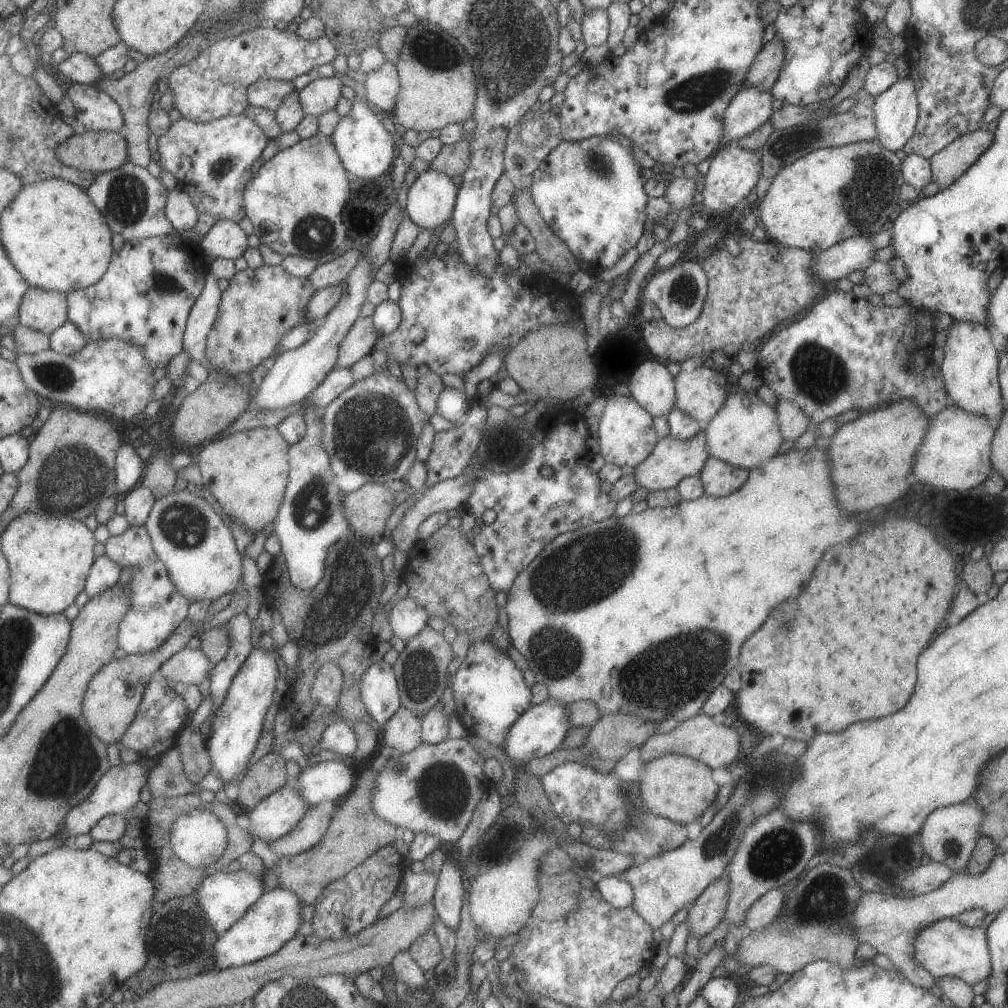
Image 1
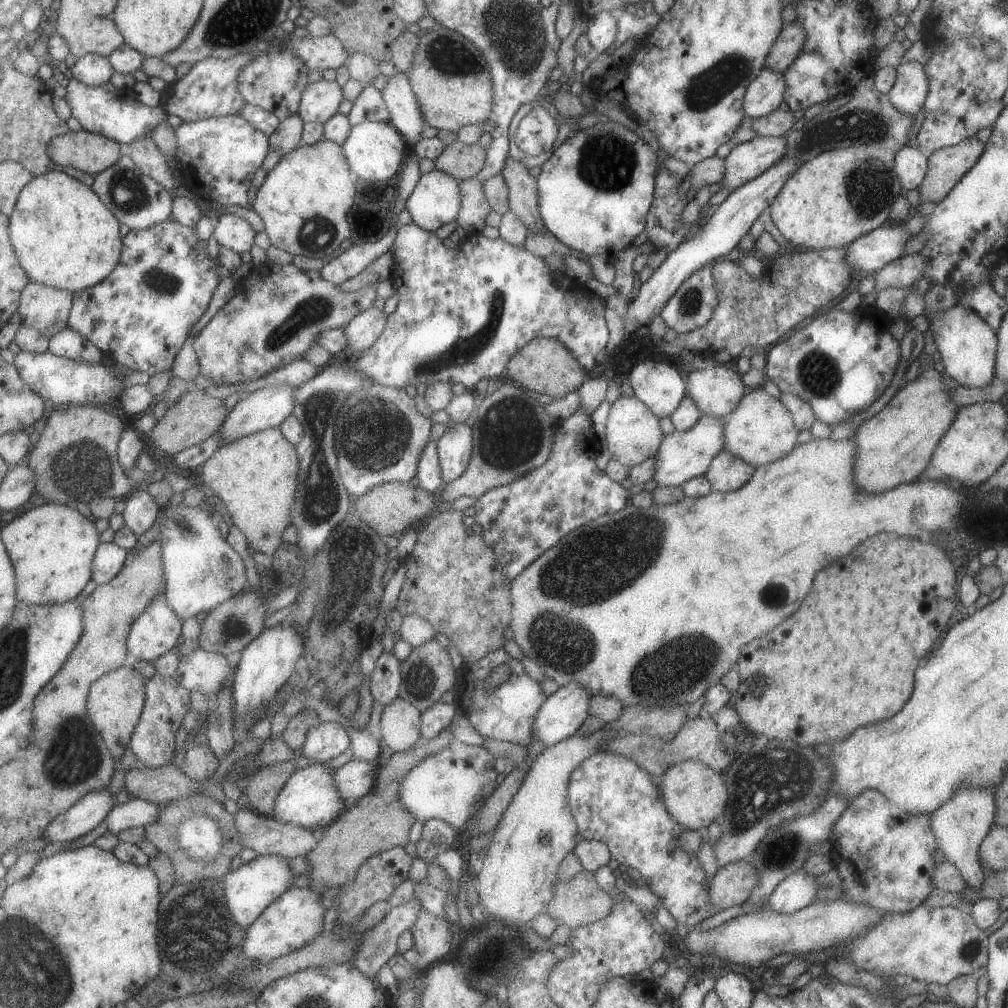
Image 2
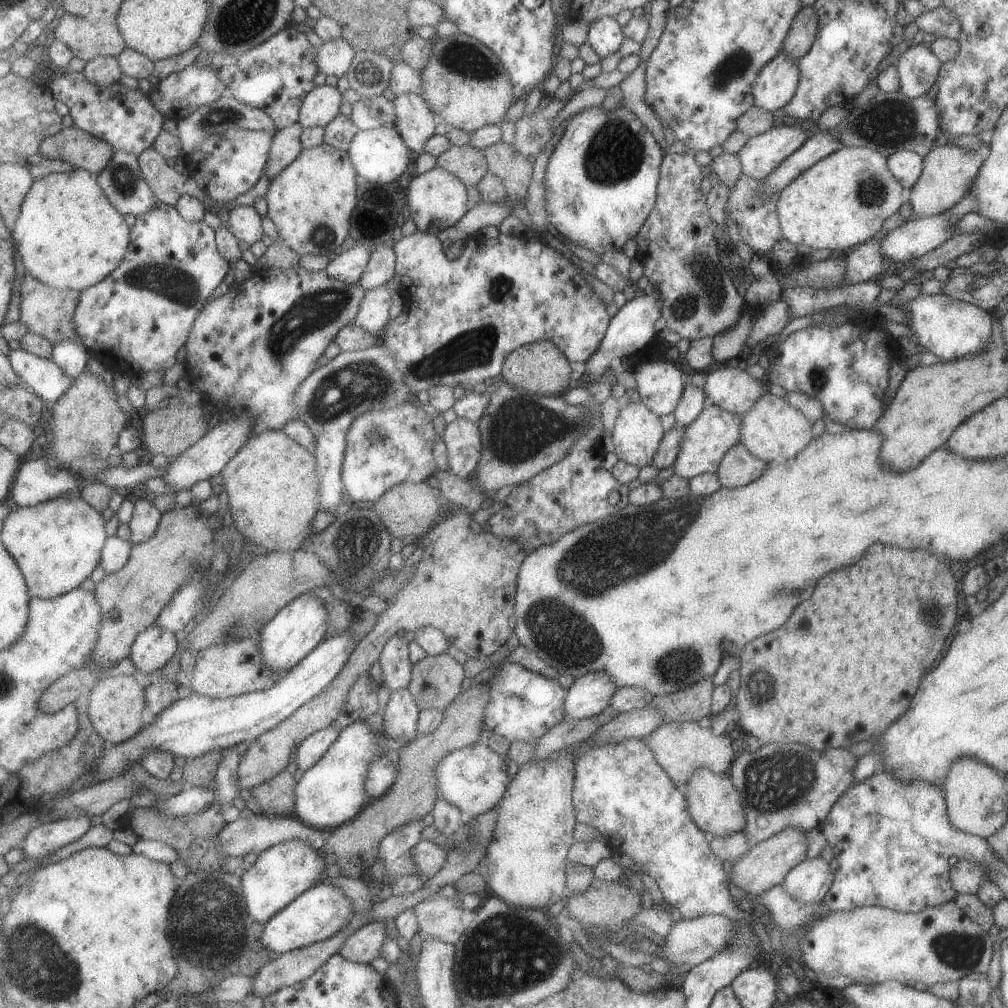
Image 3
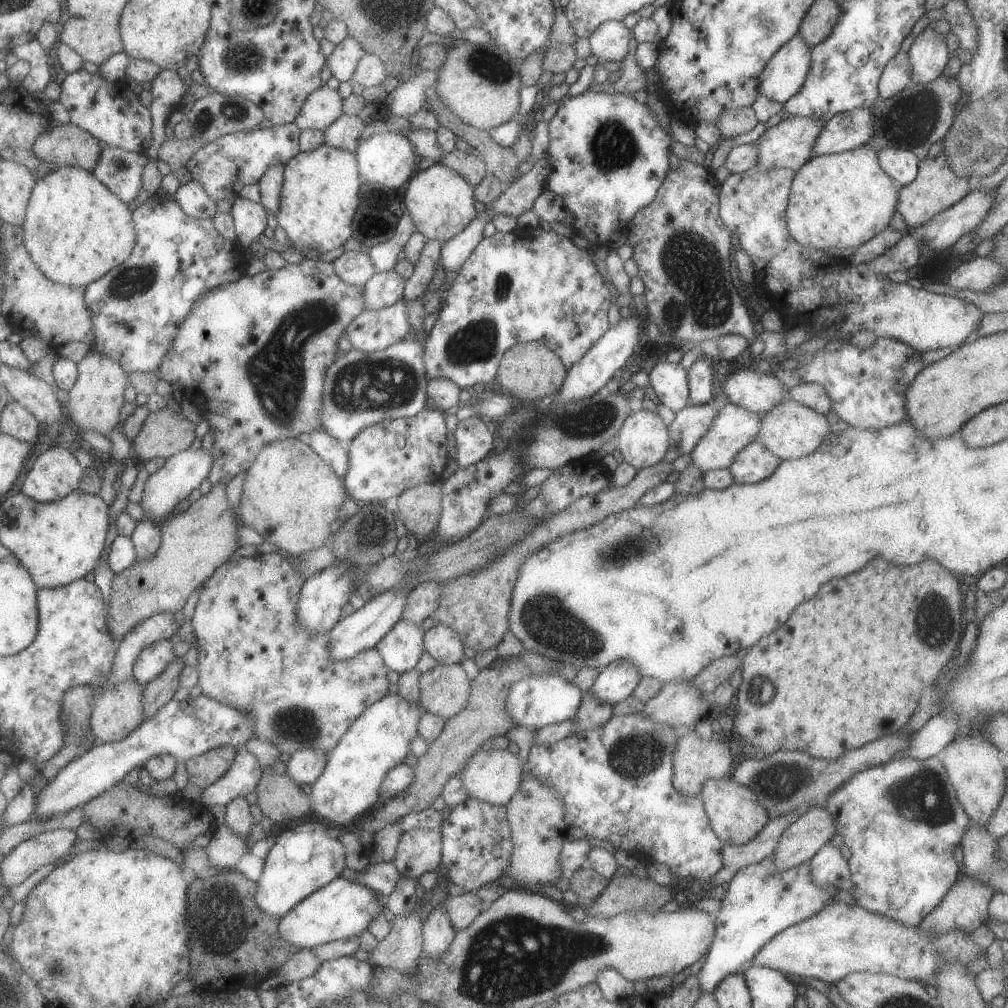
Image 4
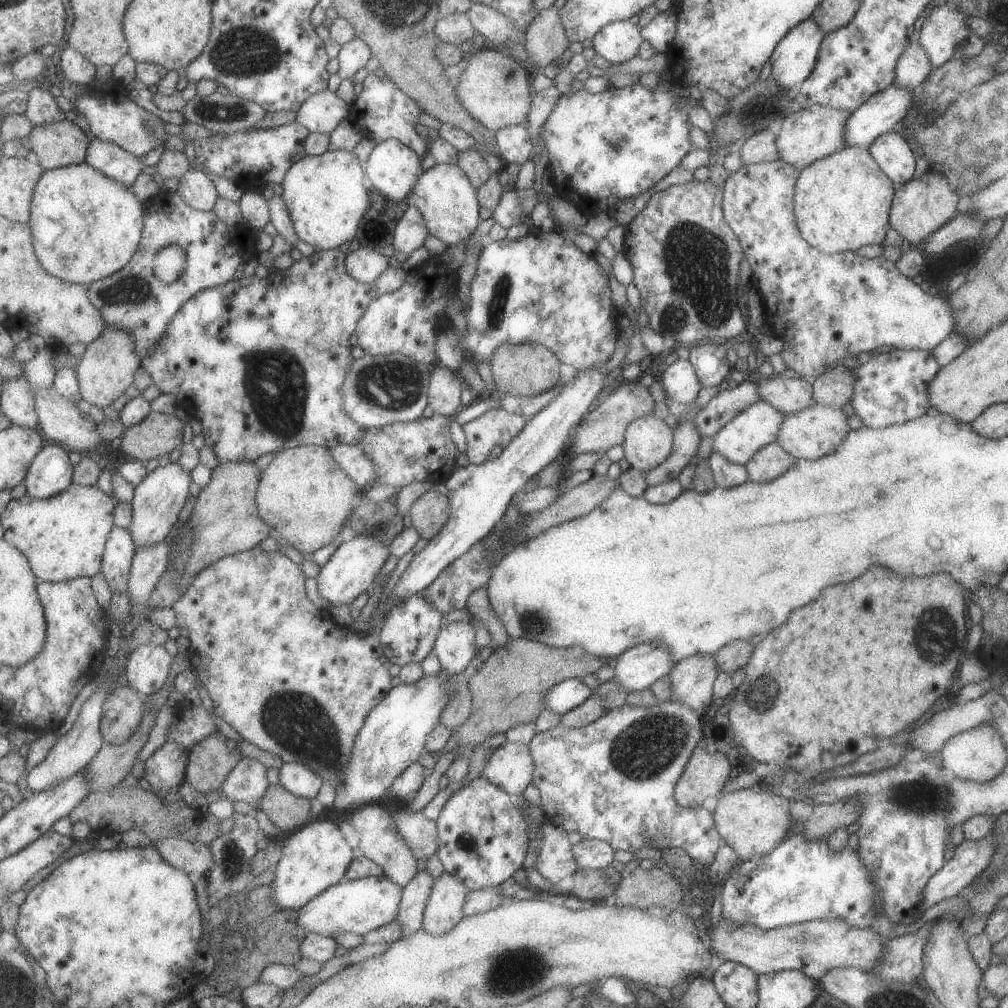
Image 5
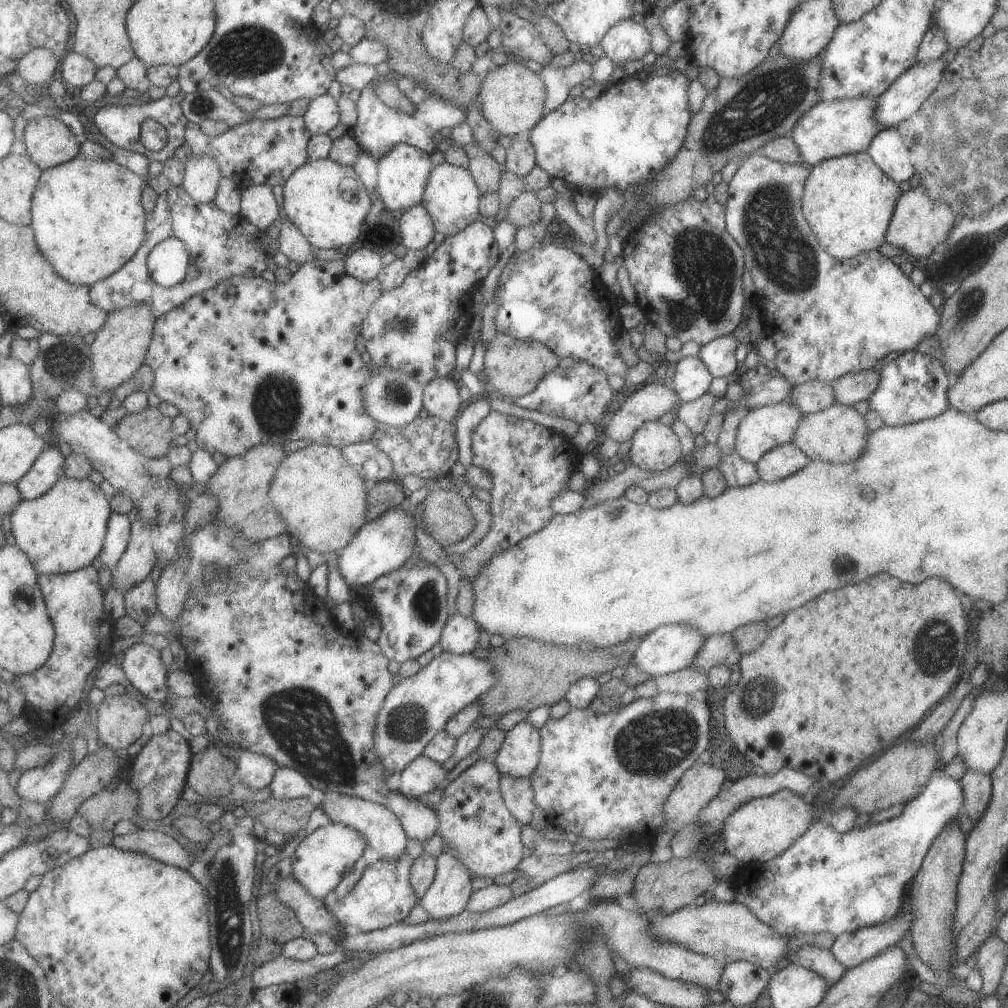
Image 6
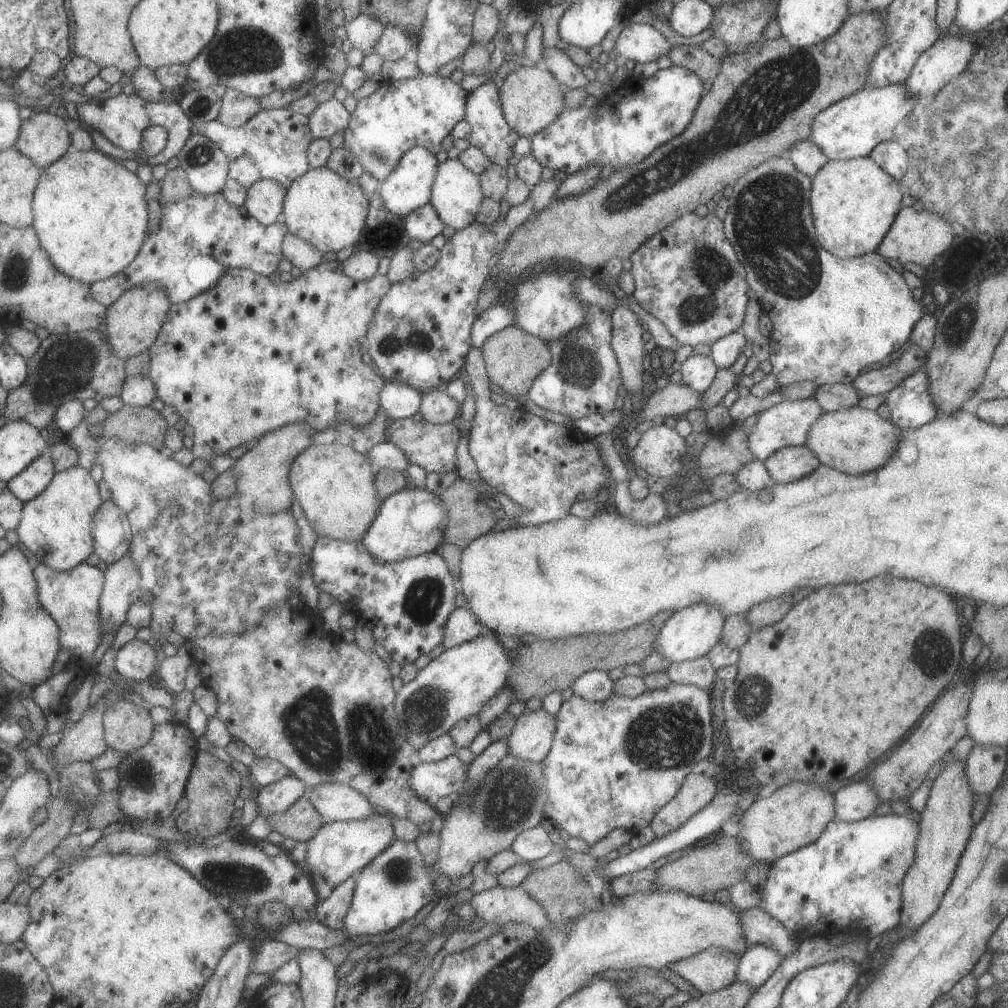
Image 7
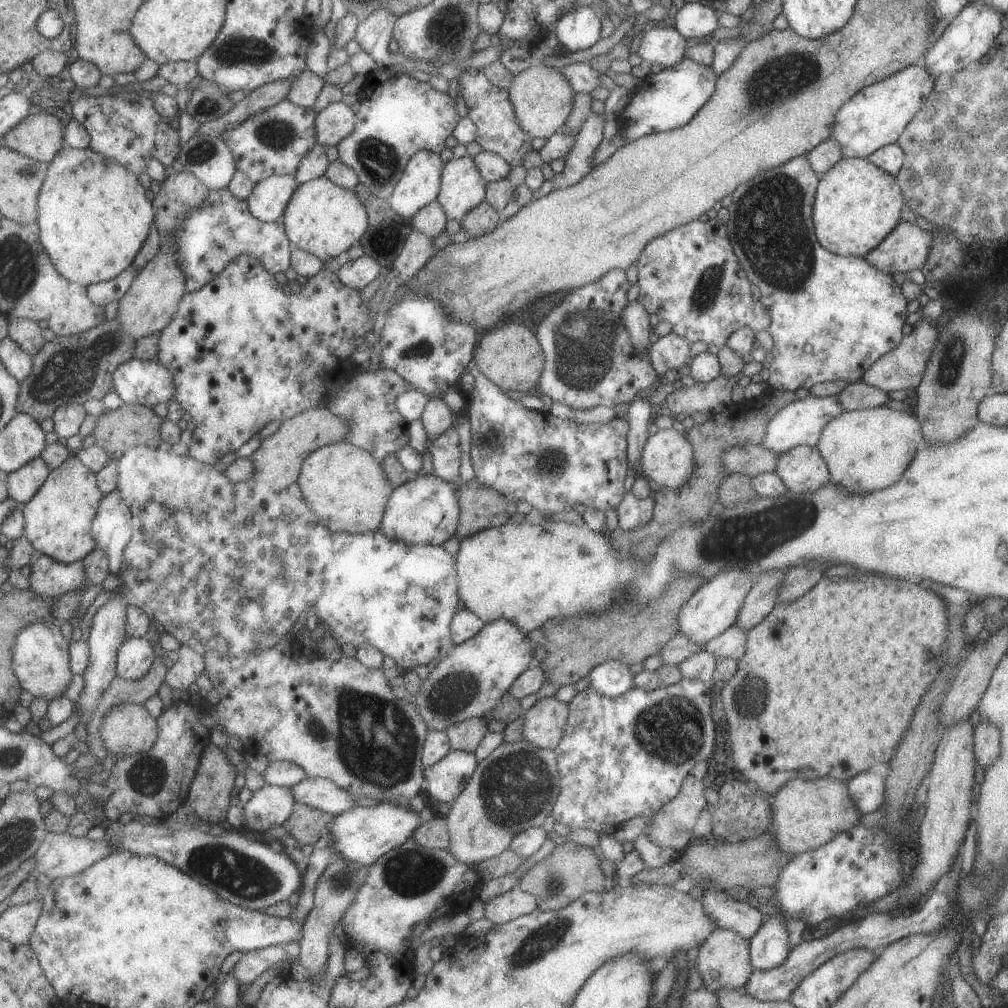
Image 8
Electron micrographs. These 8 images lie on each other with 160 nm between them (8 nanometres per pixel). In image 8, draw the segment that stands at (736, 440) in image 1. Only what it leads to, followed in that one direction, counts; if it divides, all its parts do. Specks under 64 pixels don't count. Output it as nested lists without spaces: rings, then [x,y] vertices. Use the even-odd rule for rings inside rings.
[[[881,405],[872,409],[843,411],[832,418],[820,432],[816,447],[824,458],[830,482],[847,494],[867,494],[895,484],[921,446],[922,430],[914,413],[894,411]]]

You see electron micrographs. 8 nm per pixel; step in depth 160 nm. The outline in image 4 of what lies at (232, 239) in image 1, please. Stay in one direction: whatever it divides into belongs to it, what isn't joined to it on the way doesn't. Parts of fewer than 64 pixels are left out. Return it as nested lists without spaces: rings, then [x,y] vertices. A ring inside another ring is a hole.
[[[237,196],[231,212],[234,214],[239,245],[251,246],[265,230],[269,211],[263,203],[257,203]]]

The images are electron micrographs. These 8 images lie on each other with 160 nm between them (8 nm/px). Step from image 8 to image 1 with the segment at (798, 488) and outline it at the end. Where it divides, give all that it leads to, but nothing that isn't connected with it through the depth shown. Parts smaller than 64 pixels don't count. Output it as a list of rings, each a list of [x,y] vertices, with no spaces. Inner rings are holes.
[[[708,457],[698,477],[703,495],[725,497],[740,488],[748,480],[748,472],[727,462]]]

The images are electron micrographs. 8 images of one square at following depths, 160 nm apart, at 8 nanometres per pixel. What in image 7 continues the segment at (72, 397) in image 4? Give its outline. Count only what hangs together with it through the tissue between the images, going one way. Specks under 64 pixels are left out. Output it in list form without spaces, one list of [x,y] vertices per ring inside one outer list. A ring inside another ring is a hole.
[[[145,283],[141,287],[130,288],[108,307],[108,320],[105,331],[119,358],[129,360],[146,350],[160,337],[167,315],[172,307],[167,289],[161,283]]]

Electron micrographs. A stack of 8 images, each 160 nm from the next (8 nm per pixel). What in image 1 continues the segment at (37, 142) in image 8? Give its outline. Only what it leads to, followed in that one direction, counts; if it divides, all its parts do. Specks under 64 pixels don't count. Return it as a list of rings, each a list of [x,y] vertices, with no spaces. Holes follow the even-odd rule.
[[[86,130],[83,134],[74,134],[67,143],[59,145],[58,154],[68,166],[99,175],[122,168],[130,161],[130,149],[126,137],[114,131]]]

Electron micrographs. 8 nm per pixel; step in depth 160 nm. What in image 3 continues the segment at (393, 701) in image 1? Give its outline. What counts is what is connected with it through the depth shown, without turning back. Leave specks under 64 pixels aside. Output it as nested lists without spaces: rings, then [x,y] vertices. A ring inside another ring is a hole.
[[[392,636],[380,656],[383,682],[389,692],[410,686],[414,671],[409,658],[409,642],[403,636]]]

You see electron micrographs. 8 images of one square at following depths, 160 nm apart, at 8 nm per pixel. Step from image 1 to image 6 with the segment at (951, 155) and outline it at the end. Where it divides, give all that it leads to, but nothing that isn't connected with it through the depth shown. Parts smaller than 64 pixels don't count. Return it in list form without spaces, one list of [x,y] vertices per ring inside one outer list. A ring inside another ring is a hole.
[[[919,184],[916,188],[911,188],[899,195],[887,225],[884,241],[891,246],[901,248],[910,259],[923,264],[923,260],[927,260],[931,252],[944,246],[953,228],[953,222],[955,222],[955,215],[948,205],[930,199]]]

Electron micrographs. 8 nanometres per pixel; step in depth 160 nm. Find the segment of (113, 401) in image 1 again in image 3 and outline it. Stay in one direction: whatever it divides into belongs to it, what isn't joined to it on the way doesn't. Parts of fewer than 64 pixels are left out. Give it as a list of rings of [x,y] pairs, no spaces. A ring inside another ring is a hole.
[[[21,347],[11,351],[8,357],[23,382],[43,400],[57,402],[74,383],[52,358],[38,357]]]

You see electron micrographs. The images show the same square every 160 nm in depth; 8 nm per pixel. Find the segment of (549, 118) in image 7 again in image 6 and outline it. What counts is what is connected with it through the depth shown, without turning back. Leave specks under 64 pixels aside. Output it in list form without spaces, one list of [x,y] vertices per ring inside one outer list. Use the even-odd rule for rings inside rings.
[[[508,56],[505,64],[483,74],[480,84],[480,107],[487,122],[501,135],[526,135],[544,114],[546,90],[539,74],[527,69],[516,58]]]

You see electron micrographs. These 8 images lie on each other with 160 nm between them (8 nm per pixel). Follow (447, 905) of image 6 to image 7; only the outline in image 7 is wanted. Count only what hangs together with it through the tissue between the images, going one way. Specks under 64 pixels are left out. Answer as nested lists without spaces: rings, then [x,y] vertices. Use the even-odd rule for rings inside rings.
[[[505,753],[499,759],[499,762],[483,775],[478,787],[469,789],[466,795],[454,797],[450,811],[443,815],[442,821],[444,821],[444,824],[438,832],[440,836],[440,847],[436,860],[438,872],[450,879],[457,878],[457,876],[461,878],[467,872],[472,872],[479,862],[488,862],[498,852],[508,850],[520,832],[539,825],[539,822],[545,816],[543,807],[547,800],[547,793],[542,761],[529,763],[513,756],[511,753]]]

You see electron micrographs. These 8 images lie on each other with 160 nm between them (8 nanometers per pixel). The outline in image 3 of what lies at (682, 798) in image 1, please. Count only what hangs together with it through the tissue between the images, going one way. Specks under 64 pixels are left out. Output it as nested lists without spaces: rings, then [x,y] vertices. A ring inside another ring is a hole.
[[[705,767],[696,768],[682,788],[687,803],[688,815],[706,834],[712,837],[726,837],[739,832],[746,824],[739,792],[727,774],[715,774]]]

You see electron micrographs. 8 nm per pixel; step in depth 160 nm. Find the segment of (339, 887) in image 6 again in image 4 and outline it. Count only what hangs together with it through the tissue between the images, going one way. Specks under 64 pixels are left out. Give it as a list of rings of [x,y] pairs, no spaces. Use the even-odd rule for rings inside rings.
[[[307,822],[283,831],[266,857],[265,869],[257,888],[258,905],[277,920],[293,910],[302,900],[341,877],[347,868],[347,852],[338,833],[323,822]],[[395,860],[369,863],[366,868],[354,874],[355,881],[370,886],[385,896],[389,896],[395,890],[399,879],[400,870]]]

